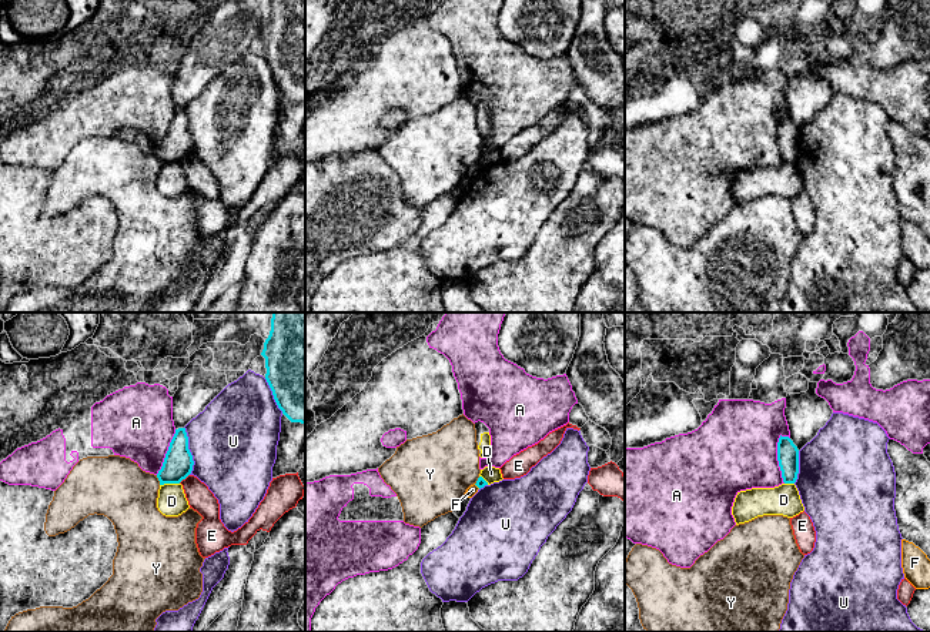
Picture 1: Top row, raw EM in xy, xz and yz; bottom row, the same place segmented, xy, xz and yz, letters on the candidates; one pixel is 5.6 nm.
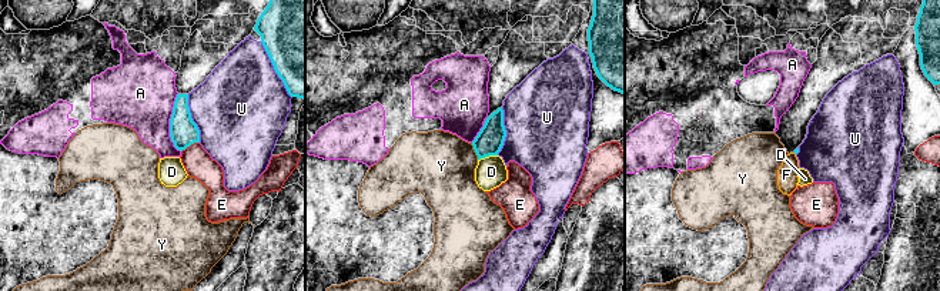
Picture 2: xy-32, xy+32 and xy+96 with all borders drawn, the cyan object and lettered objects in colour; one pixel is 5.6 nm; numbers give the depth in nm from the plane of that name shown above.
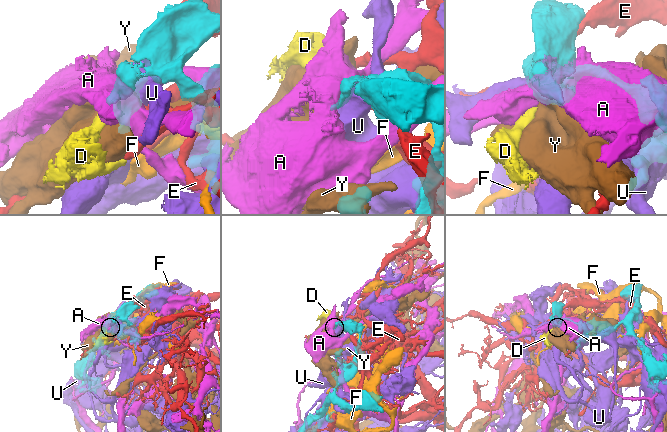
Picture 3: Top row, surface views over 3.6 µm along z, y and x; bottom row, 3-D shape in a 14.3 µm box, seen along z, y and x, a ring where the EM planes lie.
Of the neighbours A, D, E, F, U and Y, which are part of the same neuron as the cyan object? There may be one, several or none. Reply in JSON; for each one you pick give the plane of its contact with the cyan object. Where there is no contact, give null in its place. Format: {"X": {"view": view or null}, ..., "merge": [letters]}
{"merge": []}

